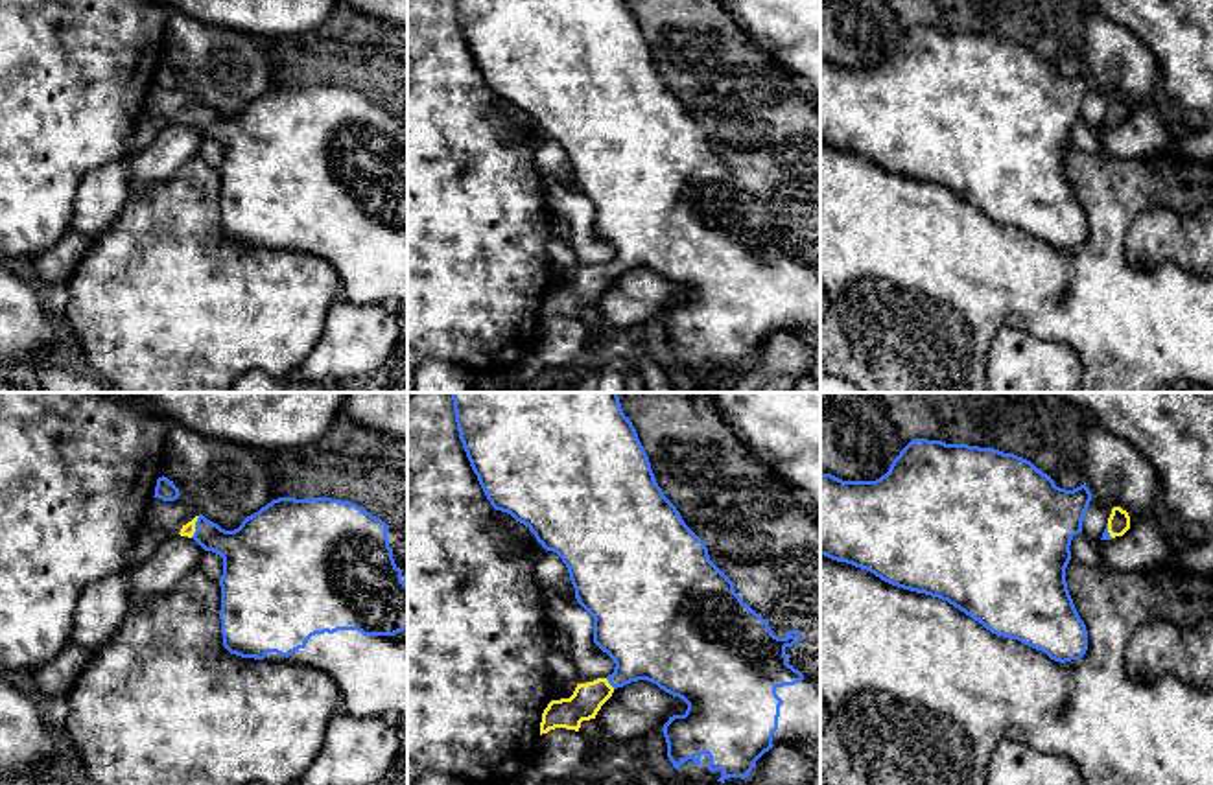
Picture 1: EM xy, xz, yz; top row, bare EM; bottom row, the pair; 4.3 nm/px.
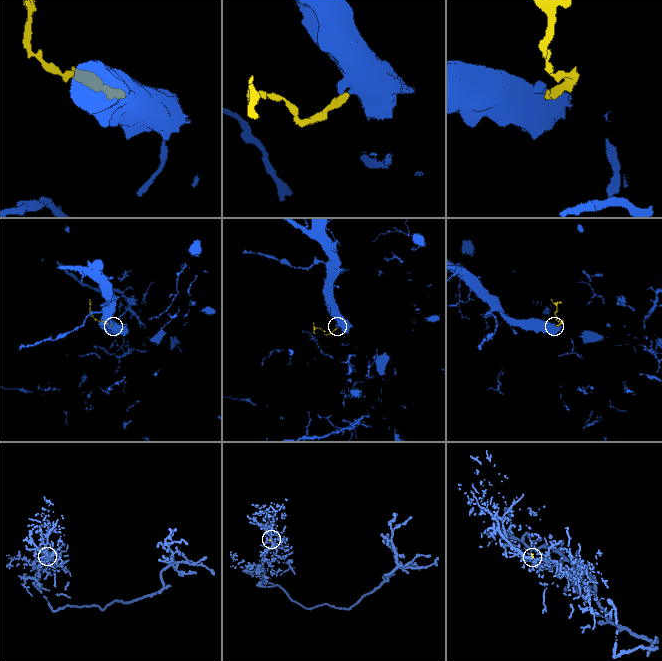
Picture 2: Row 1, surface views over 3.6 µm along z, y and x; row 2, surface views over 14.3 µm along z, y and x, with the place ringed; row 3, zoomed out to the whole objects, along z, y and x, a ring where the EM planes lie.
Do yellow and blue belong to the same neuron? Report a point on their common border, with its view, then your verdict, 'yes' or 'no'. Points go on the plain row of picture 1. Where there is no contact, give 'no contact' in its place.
xy (194, 115) | yes

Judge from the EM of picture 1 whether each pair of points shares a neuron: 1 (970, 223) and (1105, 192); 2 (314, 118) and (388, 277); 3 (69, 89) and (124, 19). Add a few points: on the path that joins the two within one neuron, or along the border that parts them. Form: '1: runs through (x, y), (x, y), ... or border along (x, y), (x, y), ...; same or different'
1: runs through (1014, 260), (1077, 260), (1101, 236); same
2: runs through (314, 157), (327, 181), (382, 238); same
3: runs through (70, 72), (107, 35); same

